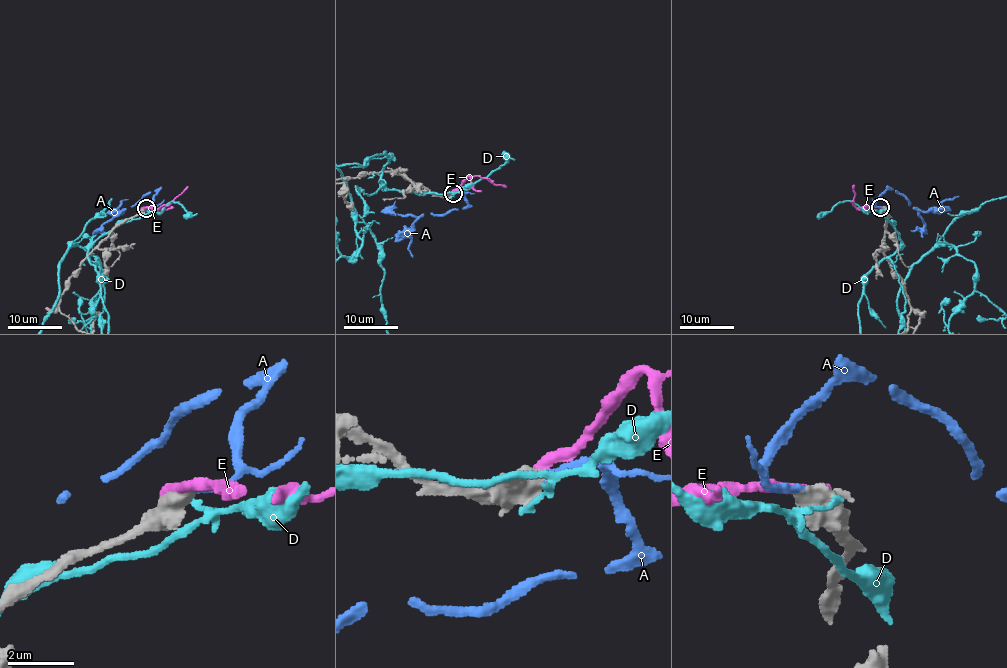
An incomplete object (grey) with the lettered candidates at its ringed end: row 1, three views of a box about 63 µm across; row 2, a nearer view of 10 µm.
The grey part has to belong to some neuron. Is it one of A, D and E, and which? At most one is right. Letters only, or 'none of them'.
A

